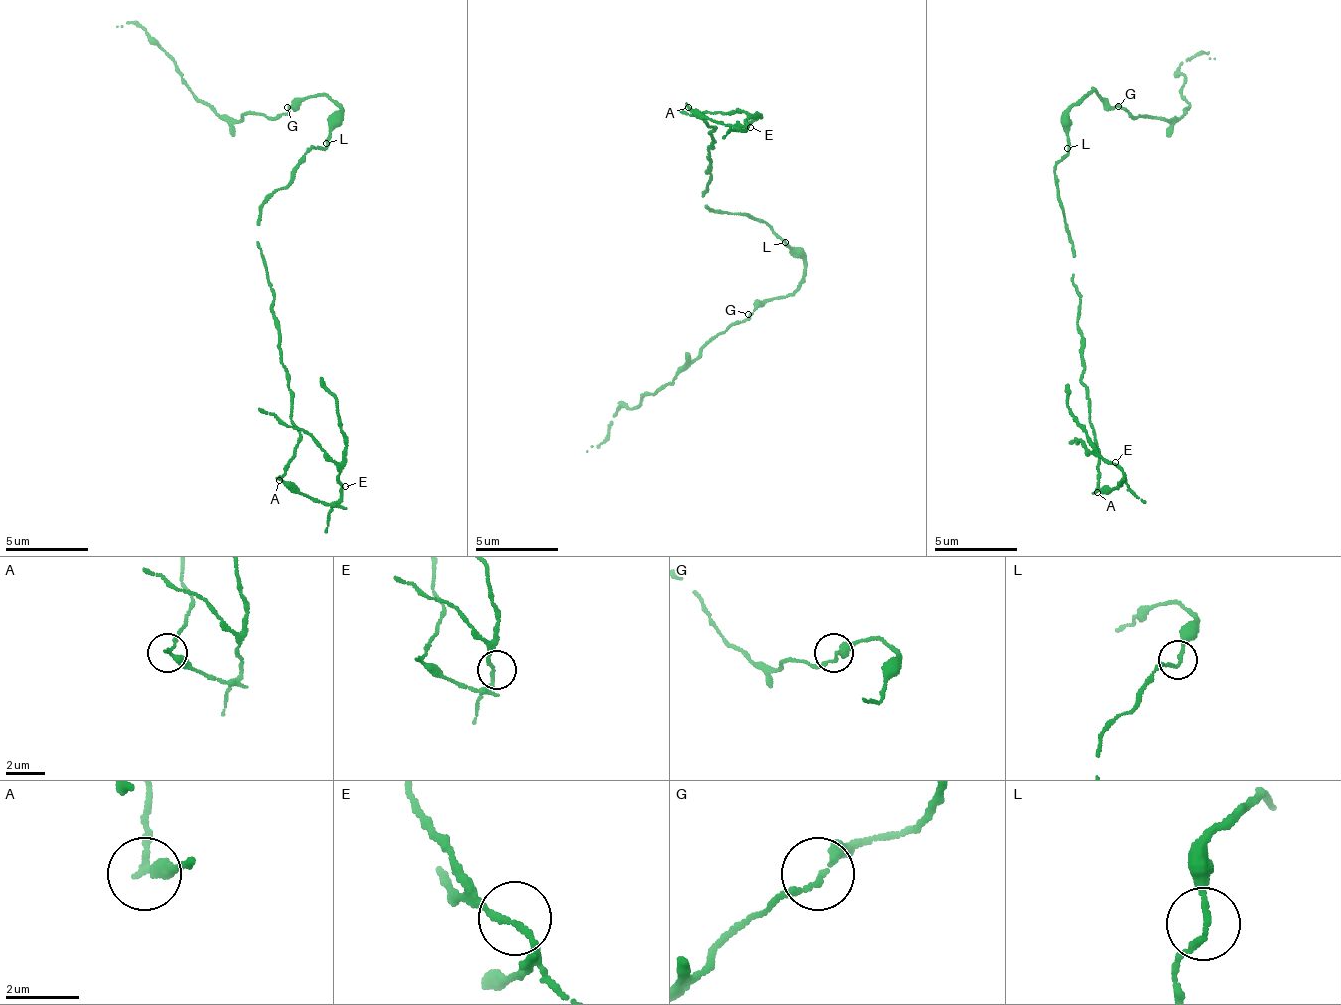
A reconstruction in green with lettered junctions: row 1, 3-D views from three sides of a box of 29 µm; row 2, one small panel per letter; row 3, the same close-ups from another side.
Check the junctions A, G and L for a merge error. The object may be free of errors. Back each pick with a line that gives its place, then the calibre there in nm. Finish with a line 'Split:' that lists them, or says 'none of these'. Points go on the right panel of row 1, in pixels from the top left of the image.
A: at (1097, 492); 240 nm thick
Split: A

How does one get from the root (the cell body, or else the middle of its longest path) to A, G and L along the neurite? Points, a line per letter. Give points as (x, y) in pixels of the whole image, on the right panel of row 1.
A: (1072, 244), (1072, 285), (1079, 295), (1085, 367), (1081, 386), (1100, 450), (1098, 490)
G: (1072, 244), (1059, 200), (1056, 165), (1067, 148), (1066, 115), (1092, 89), (1100, 100), (1113, 108), (1118, 106)
L: (1072, 244), (1064, 206), (1059, 200), (1056, 165), (1067, 148)

